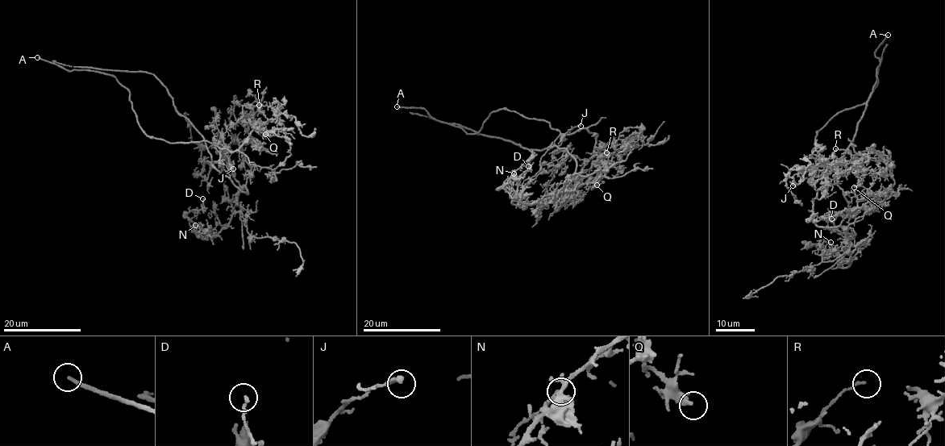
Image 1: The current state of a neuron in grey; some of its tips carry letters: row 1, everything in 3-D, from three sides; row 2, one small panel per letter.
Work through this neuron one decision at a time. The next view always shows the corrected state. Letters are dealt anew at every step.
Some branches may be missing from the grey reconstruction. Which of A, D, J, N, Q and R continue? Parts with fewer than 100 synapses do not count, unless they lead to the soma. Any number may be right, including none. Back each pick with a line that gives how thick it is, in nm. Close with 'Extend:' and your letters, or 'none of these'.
A: Thickness 200 nm
Extend: A

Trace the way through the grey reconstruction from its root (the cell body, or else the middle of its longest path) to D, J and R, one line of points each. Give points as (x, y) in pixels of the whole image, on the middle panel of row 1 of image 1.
D: (471, 130), (531, 150), (551, 142), (576, 163), (570, 183), (539, 205), (501, 187), (528, 166)
J: (471, 130), (435, 119), (476, 135), (489, 114), (509, 110), (558, 130), (558, 145), (580, 126)
R: (471, 130), (435, 119), (476, 135), (509, 110), (593, 134), (584, 171), (606, 152)

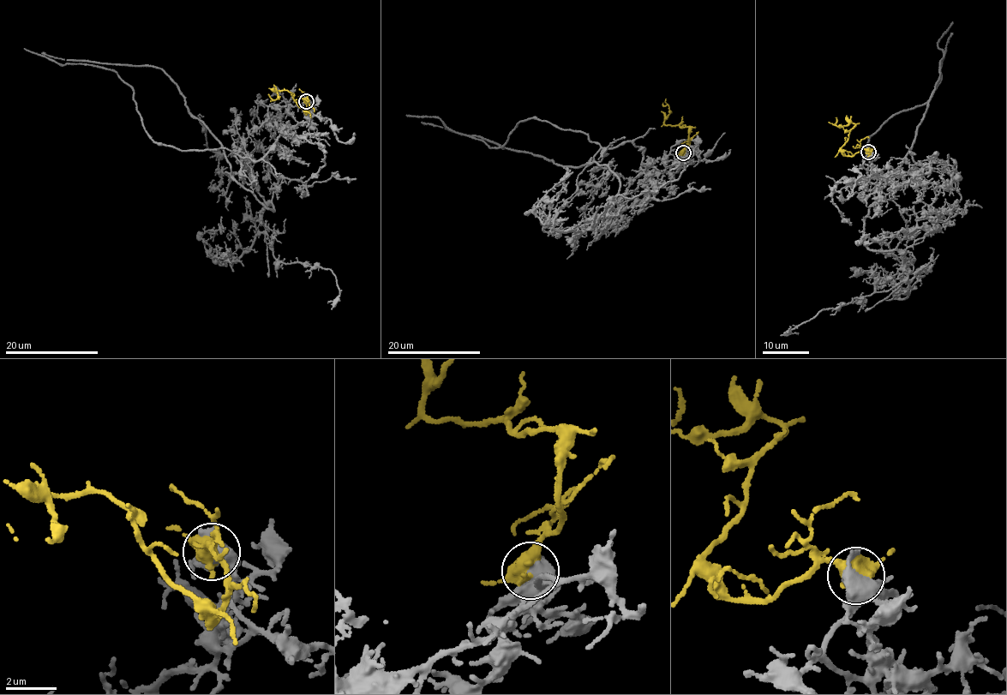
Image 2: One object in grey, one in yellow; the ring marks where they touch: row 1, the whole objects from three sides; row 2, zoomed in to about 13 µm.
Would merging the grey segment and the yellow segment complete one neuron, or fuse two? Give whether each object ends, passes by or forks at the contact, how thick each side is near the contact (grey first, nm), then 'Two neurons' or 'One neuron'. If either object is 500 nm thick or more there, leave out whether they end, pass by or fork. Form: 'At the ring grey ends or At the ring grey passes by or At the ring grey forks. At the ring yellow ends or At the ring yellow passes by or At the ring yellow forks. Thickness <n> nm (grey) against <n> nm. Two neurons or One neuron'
At the ring grey forks. At the ring yellow forks. Thickness 440 nm (grey) against 480 nm. Two neurons

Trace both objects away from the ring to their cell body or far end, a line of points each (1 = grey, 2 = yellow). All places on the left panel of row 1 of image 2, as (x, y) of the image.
1: (307, 100), (259, 159), (180, 150), (74, 61), (162, 68), (328, 303)
2: (306, 100), (306, 112), (290, 92), (275, 92), (277, 99), (272, 99), (269, 94)

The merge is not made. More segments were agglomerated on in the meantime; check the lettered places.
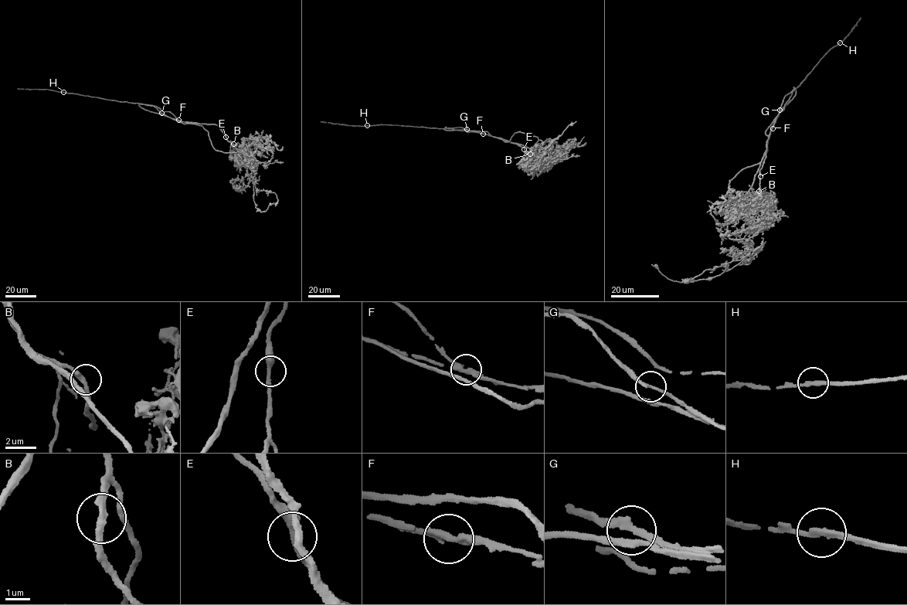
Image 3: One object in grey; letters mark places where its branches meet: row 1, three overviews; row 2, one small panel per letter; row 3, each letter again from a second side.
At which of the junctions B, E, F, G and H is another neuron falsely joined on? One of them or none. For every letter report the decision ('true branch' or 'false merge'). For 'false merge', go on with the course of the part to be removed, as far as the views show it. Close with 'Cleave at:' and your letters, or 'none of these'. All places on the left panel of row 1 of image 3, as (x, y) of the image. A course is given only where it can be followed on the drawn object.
B: true branch
E: true branch
F: false merge | (179, 120), (170, 112), (163, 111), (154, 105), (48, 89), (18, 89)
G: true branch
H: true branch
Cleave at: F

